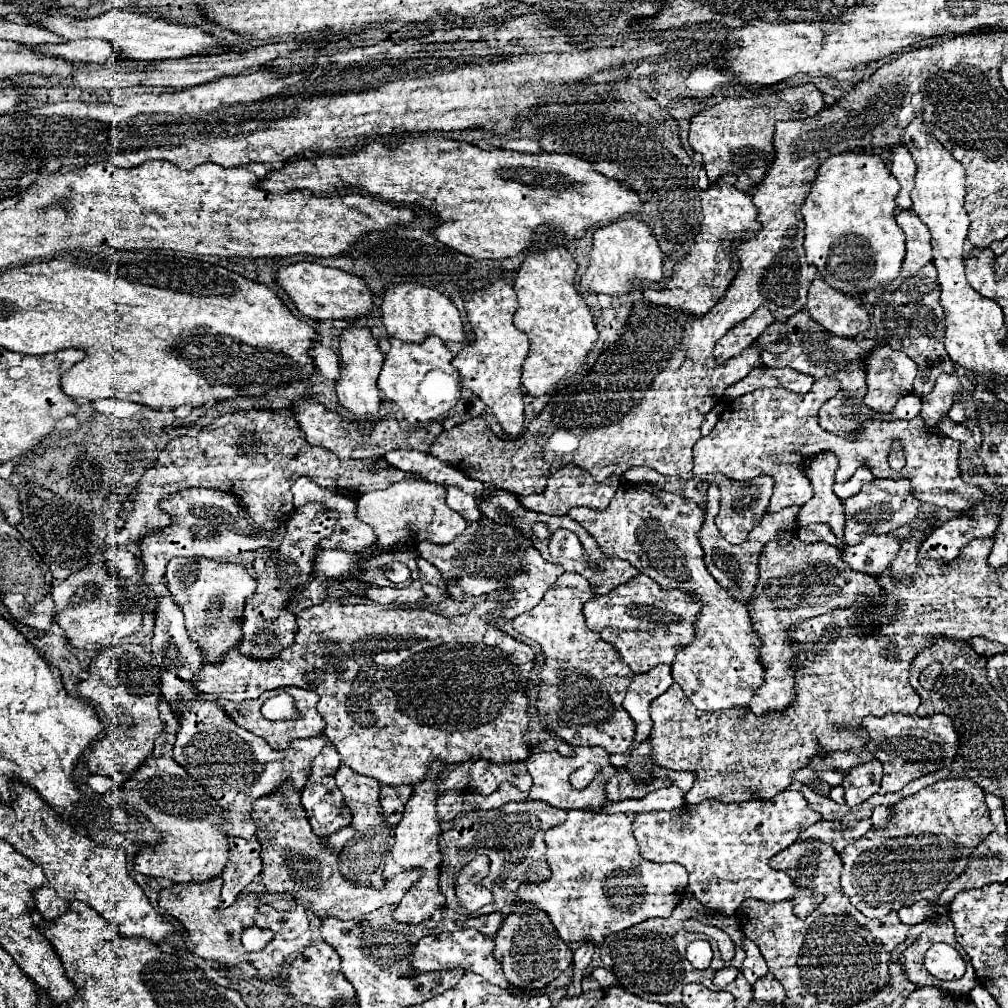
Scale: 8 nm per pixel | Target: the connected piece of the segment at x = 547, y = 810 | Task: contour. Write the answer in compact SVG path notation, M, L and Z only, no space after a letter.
M546 803L546 807L538 807L538 827L554 827L554 825L560 825L566 821L566 811L564 809L556 809L556 807L550 807Z

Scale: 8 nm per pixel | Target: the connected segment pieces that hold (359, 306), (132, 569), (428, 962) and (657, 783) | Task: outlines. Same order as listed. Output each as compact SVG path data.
M292 263L288 267L278 267L274 273L276 283L286 291L286 295L292 299L296 309L310 317L310 319L358 319L376 309L374 295L368 289L368 285L340 269L330 269L318 263Z
M108 547L104 553L104 563L108 567L108 571L114 577L132 577L138 571L138 559L126 551L126 549L118 549L118 547Z
M462 929L462 931L454 931L454 933L438 933L438 935L428 935L422 937L420 943L414 947L414 959L412 965L416 971L438 971L438 969L456 969L456 967L464 967L466 971L474 971L478 975L482 975L484 979L488 979L490 983L510 989L512 993L522 995L522 991L518 991L516 987L512 987L502 973L500 963L492 957L492 937L482 935L476 929Z
M622 769L618 771L618 775L614 775L614 779L610 779L610 783L606 783L606 799L608 801L626 801L626 799L642 799L646 797L650 791L658 791L662 787L670 787L670 779L668 777L654 777L652 783L638 783L630 771Z

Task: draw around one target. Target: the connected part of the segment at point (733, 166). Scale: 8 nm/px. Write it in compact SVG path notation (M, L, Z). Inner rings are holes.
M796 85L786 87L778 93L754 95L754 97L738 97L738 99L724 99L706 111L696 113L690 119L690 133L688 141L690 147L702 155L702 165L710 181L716 181L722 173L736 175L736 187L744 193L752 191L762 177L766 175L768 167L774 161L774 125L780 119L806 119L822 111L824 99L822 93L812 85Z

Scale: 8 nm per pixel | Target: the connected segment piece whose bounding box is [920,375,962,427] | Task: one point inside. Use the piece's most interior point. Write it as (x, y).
(937, 402)

